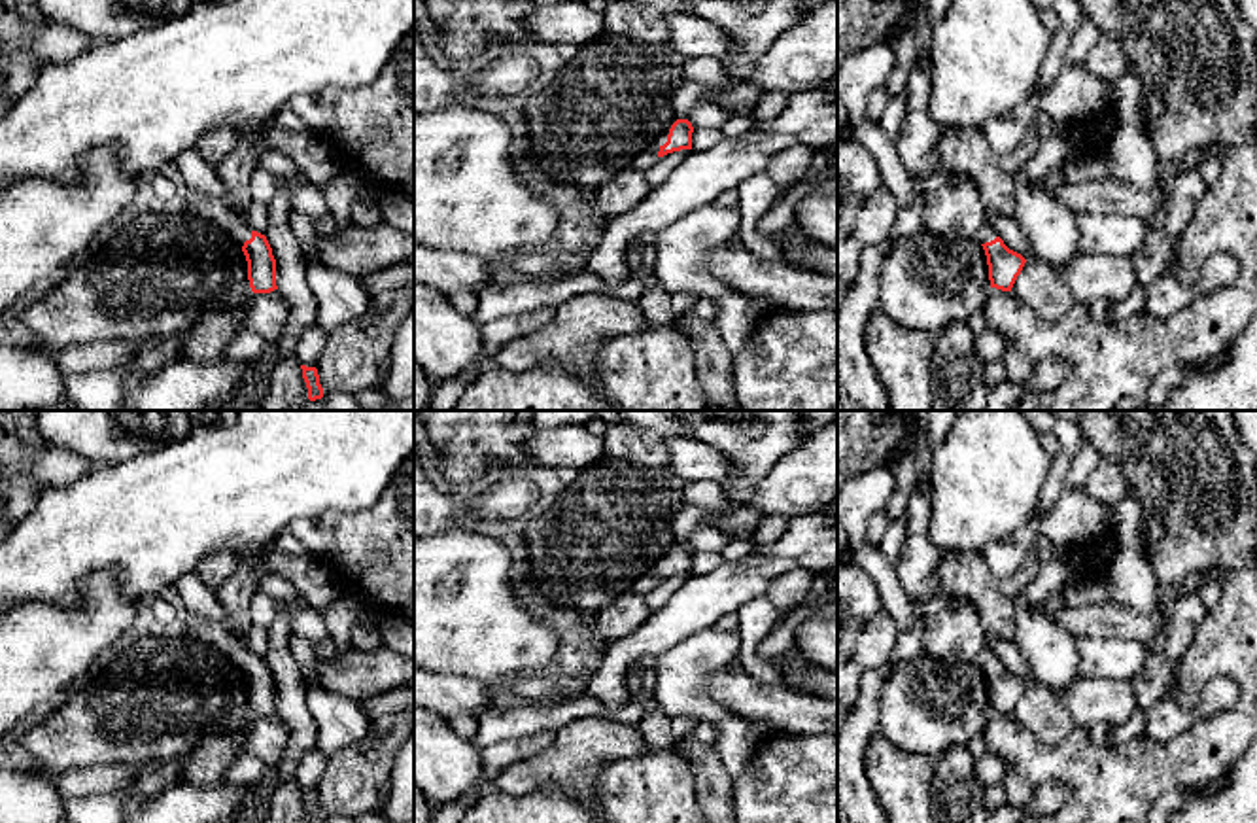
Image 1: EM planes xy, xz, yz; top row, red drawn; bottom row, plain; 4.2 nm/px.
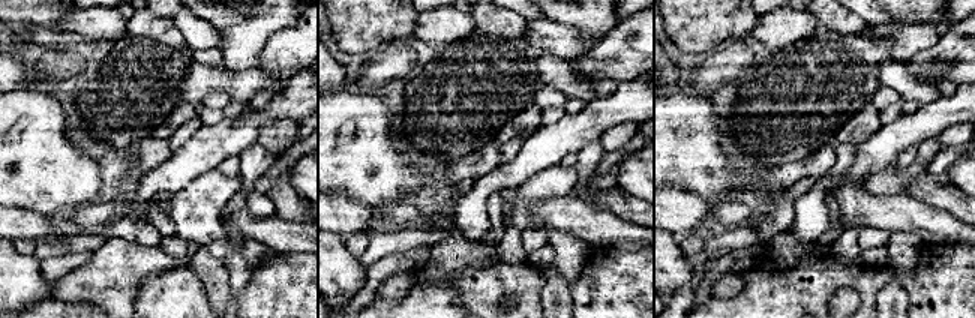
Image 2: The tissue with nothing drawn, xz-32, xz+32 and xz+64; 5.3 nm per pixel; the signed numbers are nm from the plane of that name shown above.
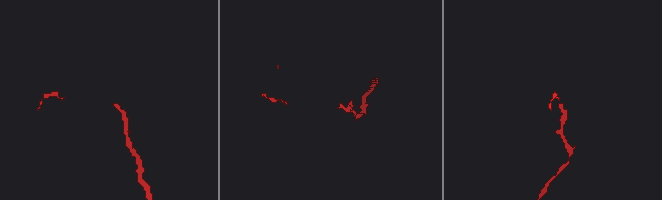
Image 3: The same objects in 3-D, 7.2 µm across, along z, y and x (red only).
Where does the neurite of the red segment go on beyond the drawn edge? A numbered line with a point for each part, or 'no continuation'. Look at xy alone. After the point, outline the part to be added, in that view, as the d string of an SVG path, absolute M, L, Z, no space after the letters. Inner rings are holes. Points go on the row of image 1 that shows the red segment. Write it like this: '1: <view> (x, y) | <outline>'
1: xy (203, 205) | M189 191L187 208L191 208L197 216L219 225L238 248L242 248L244 242L251 238L251 227L238 216L231 214L223 202L208 195Z

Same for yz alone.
1: yz (985, 233) | M985 221L985 223L977 229L977 233L975 233L973 238L975 238L979 244L985 244L985 242L994 240L996 236L998 236L998 235L996 235L994 227Z

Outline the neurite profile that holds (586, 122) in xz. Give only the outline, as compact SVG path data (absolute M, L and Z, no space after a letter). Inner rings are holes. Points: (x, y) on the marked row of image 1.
M607 34L573 49L565 66L541 78L529 96L524 151L556 180L603 187L677 121L671 95L686 61L671 44L654 47Z

